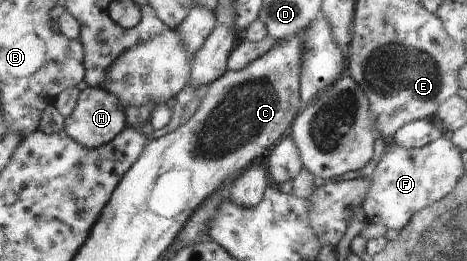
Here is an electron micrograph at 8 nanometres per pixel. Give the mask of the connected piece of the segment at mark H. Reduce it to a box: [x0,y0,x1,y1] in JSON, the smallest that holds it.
[65,87,127,148]

